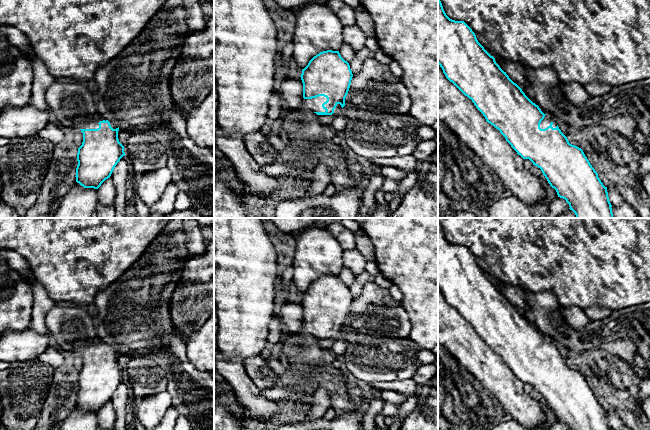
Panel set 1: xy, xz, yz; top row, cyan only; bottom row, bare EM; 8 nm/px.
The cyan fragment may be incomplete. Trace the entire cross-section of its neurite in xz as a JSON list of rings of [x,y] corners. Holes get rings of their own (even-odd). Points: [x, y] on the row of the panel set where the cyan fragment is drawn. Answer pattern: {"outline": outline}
{"outline": [[[339,51],[320,52],[302,69],[300,77],[305,109],[317,115],[336,116],[345,106],[353,74]]]}

